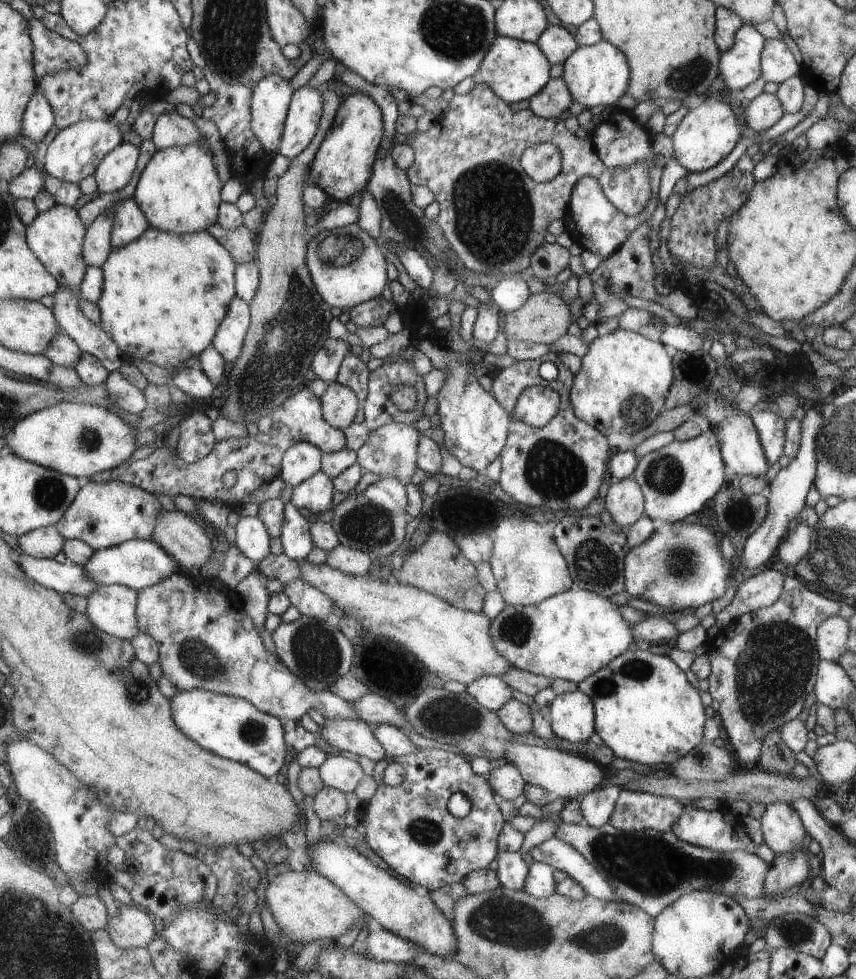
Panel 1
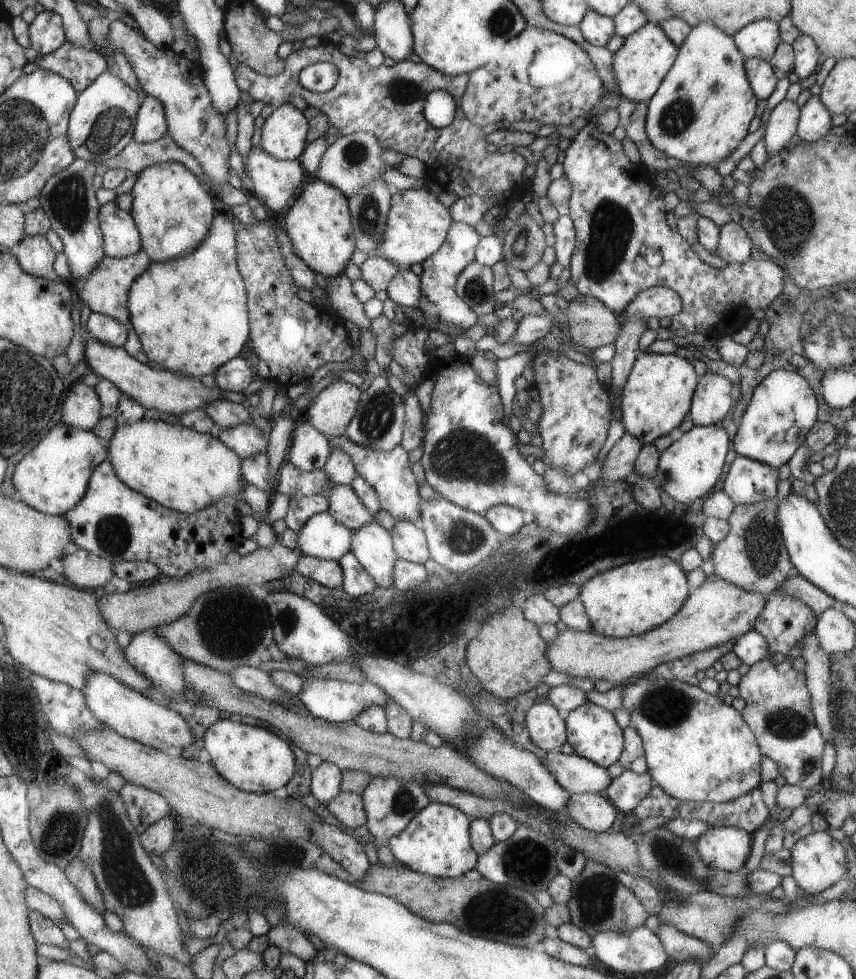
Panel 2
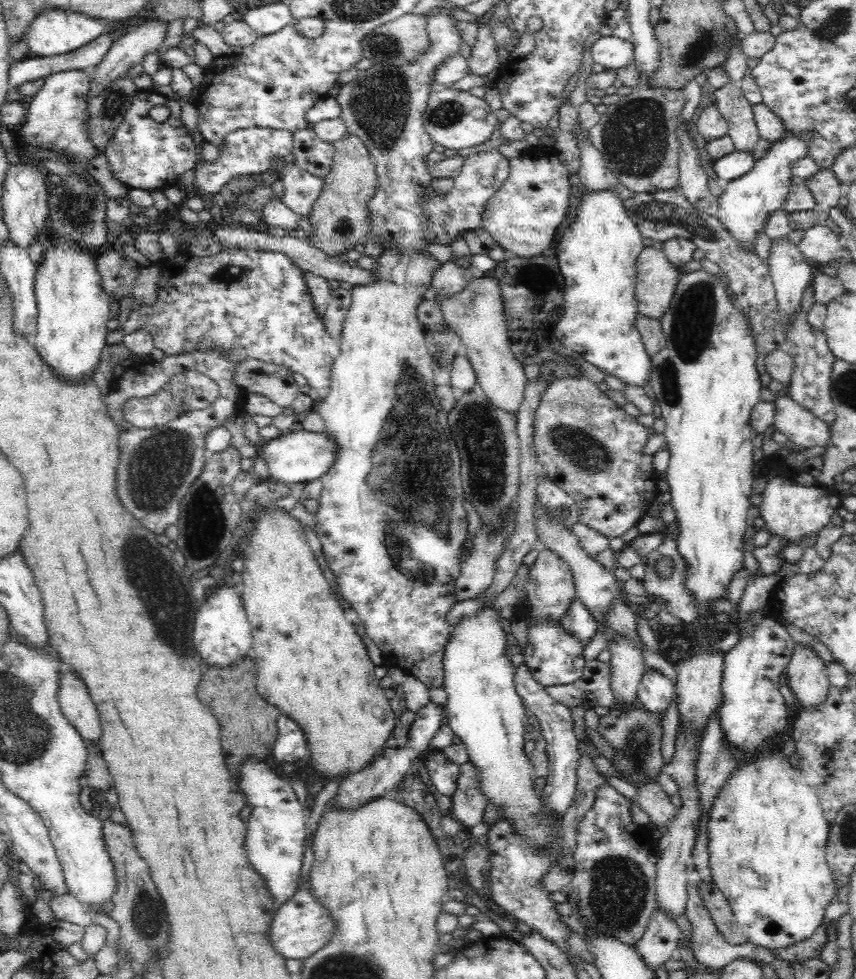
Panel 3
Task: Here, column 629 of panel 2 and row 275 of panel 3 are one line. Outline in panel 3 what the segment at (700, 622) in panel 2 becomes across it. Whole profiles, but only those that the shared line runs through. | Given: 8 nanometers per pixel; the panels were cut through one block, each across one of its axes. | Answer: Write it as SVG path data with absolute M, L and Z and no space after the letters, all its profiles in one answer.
M645 247L638 256L637 312L646 318L662 318L670 306L682 270L671 264L663 250Z

